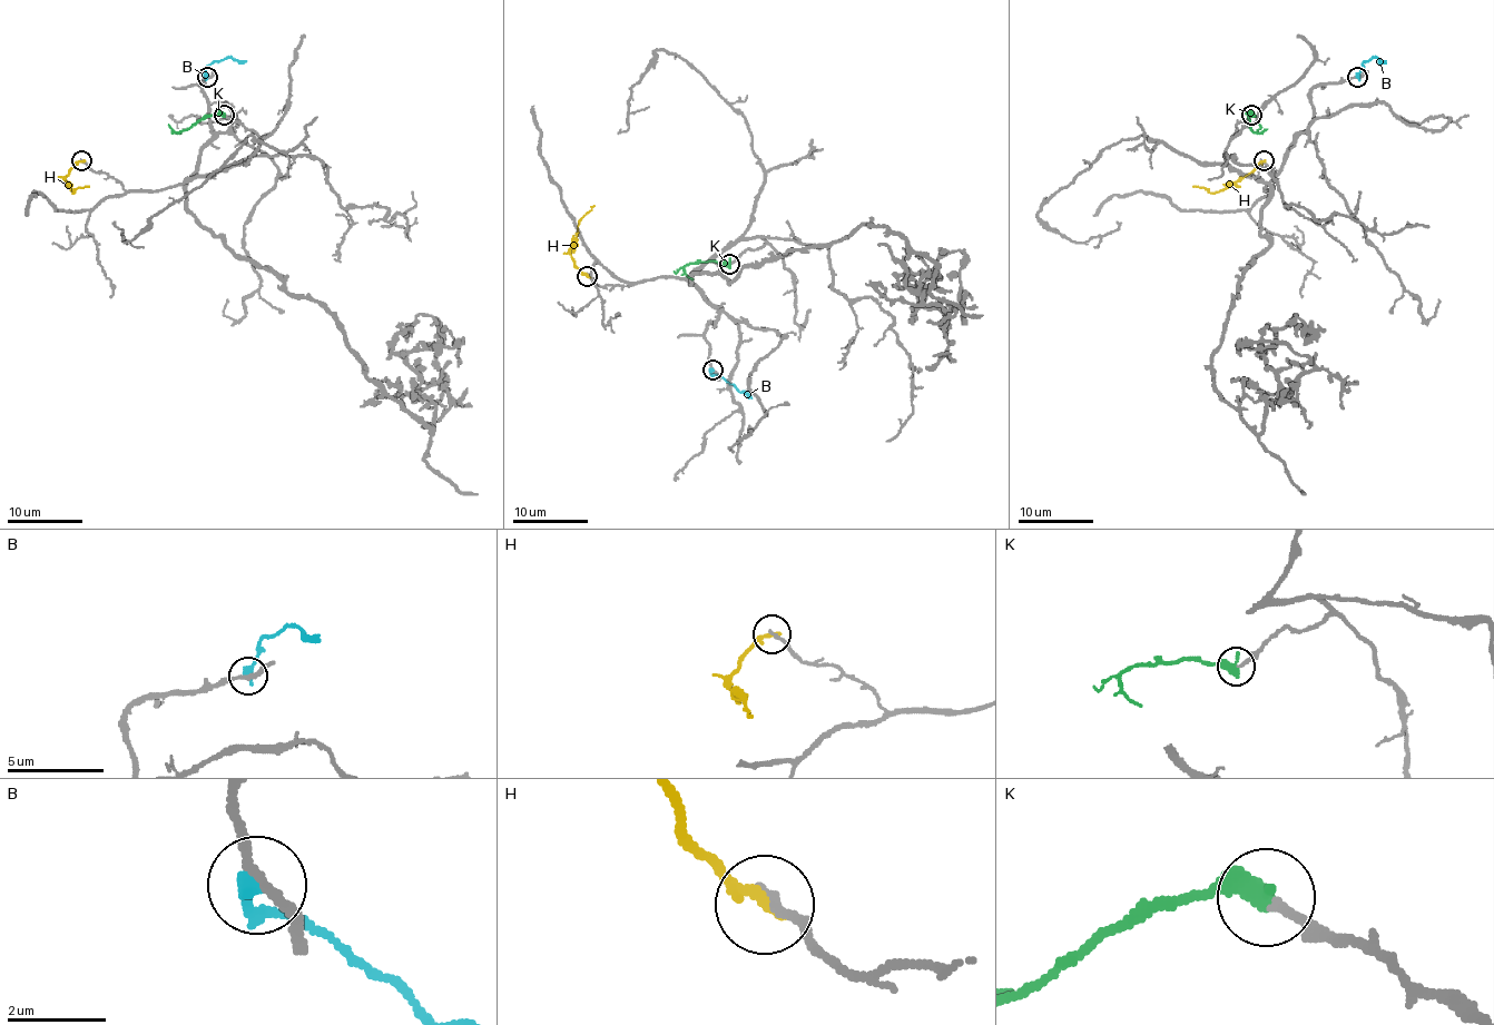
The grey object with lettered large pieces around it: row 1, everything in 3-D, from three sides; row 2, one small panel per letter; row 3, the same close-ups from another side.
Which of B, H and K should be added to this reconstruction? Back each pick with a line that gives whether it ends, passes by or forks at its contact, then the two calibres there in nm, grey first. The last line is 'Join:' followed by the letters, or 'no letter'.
K: it ends; calibres 170 and 550 nm
Join: K

